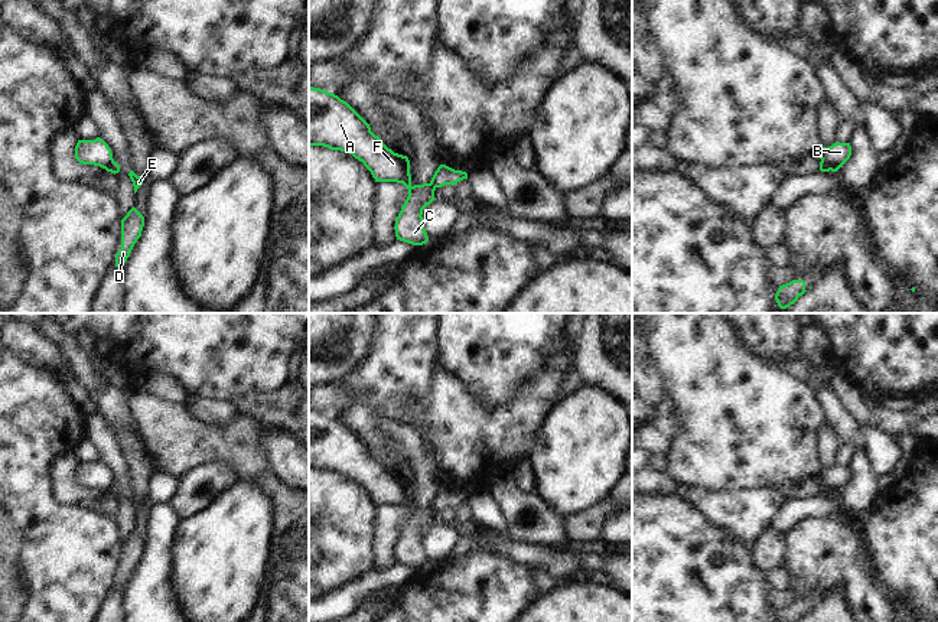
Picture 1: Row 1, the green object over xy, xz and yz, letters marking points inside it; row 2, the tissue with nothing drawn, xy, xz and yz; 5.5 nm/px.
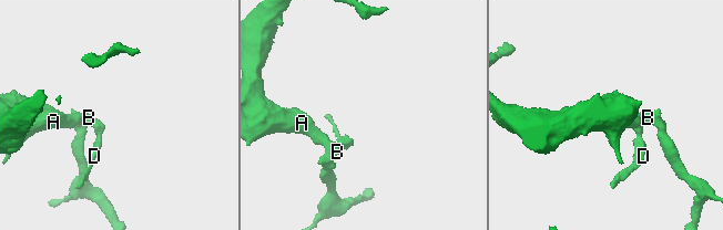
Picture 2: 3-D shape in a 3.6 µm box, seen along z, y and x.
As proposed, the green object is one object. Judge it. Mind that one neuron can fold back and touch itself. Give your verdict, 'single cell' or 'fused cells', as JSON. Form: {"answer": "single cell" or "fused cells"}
{"answer": "fused cells"}

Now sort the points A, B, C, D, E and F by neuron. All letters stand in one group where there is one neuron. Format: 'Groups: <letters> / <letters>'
Groups: A B C F / D E

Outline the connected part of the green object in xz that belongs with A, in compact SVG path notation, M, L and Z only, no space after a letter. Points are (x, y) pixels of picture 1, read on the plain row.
M309 410L309 469L352 478L364 486L375 505L403 507L408 520L395 541L395 560L413 569L429 564L421 538L436 522L436 511L430 507L413 509L408 481L388 472L346 424L313 410Z

